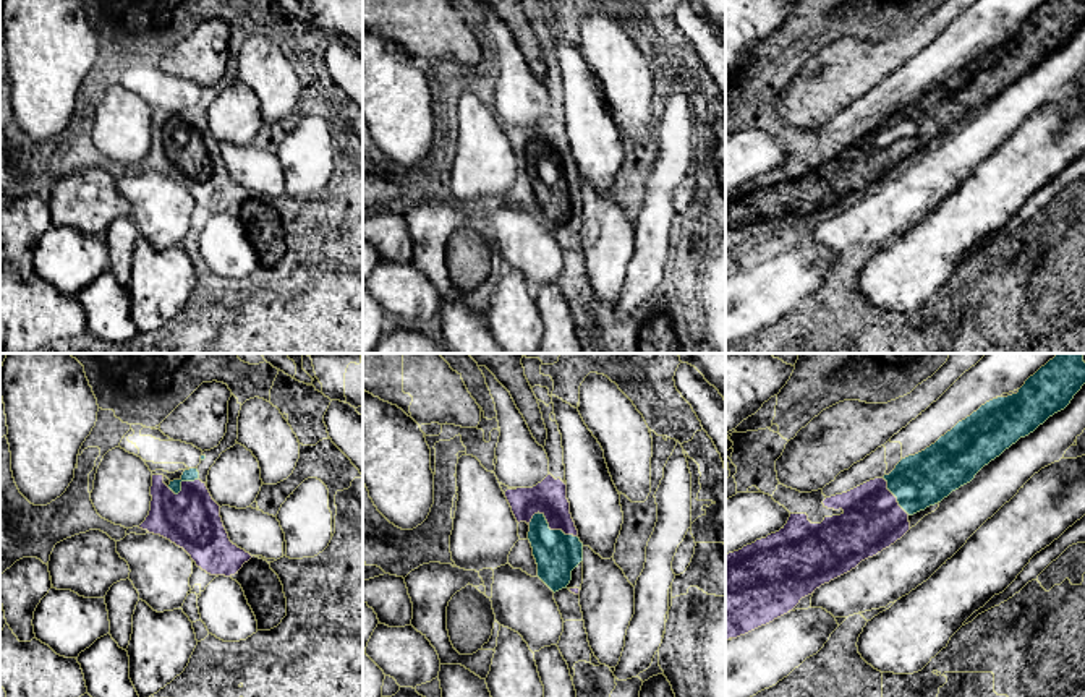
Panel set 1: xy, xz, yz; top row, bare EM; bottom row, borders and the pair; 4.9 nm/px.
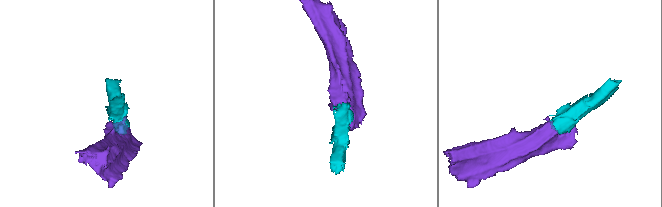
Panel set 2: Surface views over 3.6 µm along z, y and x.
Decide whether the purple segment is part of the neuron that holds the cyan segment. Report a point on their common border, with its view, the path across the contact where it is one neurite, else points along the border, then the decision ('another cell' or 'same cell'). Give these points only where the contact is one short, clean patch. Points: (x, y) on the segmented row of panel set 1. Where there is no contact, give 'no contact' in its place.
contact xz (548, 527); same cell

